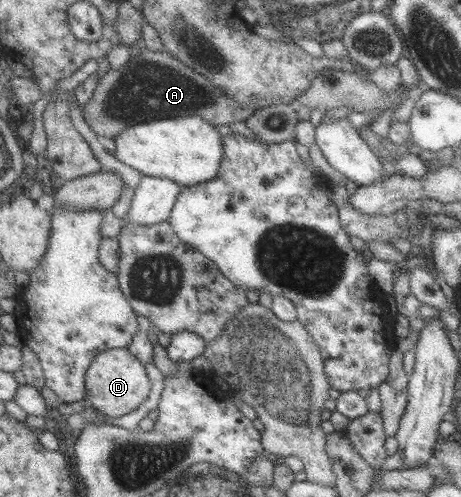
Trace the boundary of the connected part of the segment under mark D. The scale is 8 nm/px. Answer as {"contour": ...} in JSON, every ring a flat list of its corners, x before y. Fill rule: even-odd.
{"contour":[[116,348,102,352,94,360,93,367,90,368,87,376,87,386,89,389,88,404,97,407,106,415,124,417,136,411,142,403,150,399,154,383,148,375,145,362,137,354,132,353,129,348]]}

